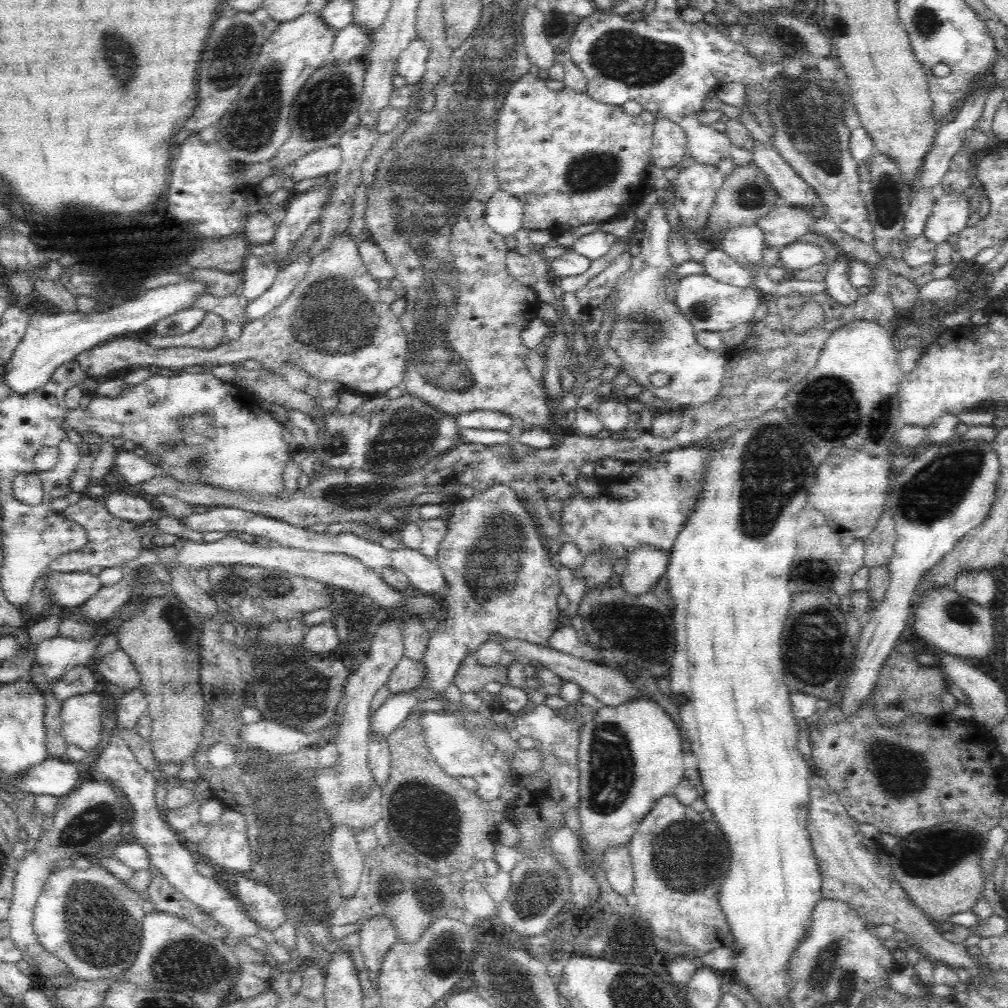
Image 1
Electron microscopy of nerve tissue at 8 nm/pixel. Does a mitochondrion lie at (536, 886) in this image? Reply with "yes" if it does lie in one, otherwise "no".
yes

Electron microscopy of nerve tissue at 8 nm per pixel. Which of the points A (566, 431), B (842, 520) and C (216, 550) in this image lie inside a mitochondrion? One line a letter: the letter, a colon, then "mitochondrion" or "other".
A: other
B: other
C: other

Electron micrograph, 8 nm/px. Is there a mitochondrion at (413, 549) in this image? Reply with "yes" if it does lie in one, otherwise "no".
no

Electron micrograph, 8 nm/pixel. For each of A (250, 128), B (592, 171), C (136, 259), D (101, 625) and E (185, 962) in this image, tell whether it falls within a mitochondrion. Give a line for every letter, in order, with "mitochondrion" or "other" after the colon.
A: mitochondrion
B: mitochondrion
C: mitochondrion
D: other
E: mitochondrion

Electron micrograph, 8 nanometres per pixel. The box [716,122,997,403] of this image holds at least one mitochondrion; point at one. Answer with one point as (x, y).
(886, 207)

